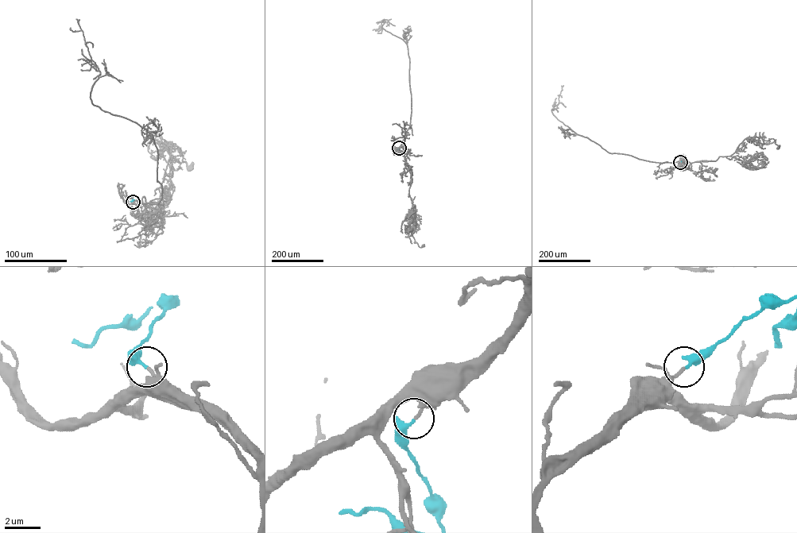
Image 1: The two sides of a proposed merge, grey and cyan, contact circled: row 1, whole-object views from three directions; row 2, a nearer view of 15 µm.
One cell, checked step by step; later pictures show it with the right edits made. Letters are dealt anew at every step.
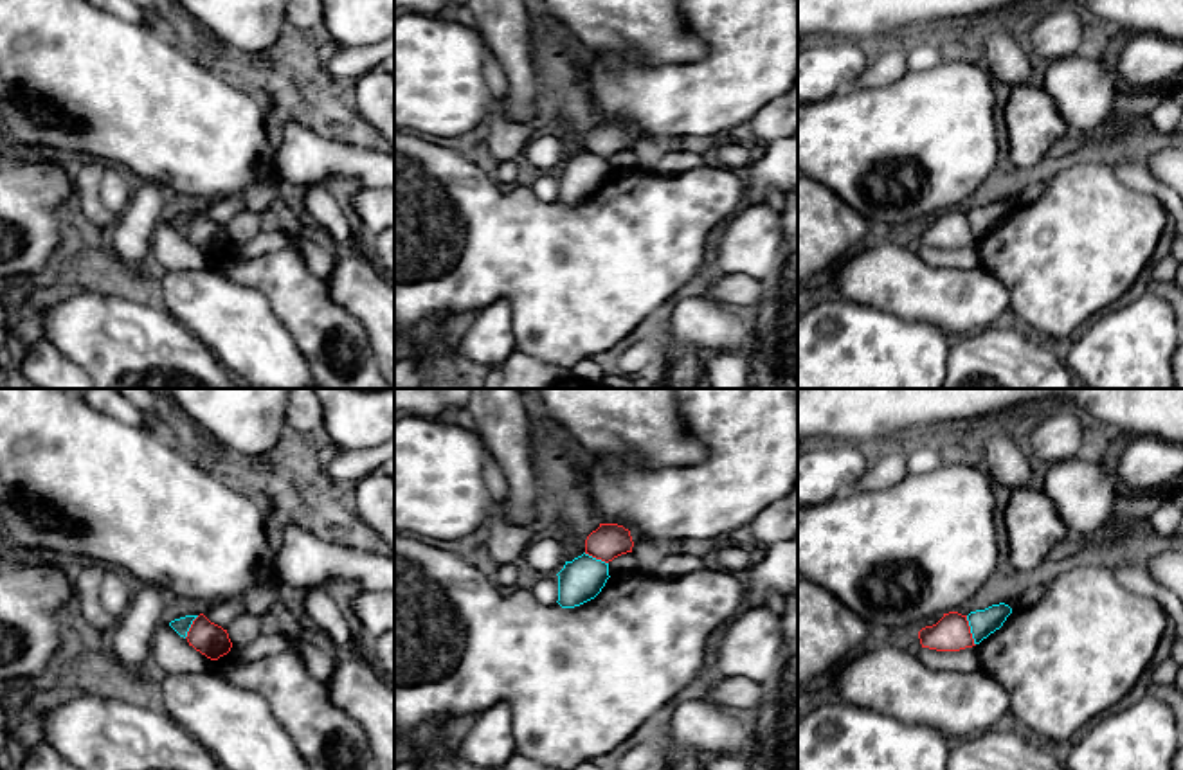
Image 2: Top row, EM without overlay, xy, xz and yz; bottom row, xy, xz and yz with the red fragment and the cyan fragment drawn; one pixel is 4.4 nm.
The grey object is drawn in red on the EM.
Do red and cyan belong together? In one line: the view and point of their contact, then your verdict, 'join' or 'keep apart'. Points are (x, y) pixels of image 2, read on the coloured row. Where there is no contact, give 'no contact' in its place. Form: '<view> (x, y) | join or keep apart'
yz (969, 630) | keep apart

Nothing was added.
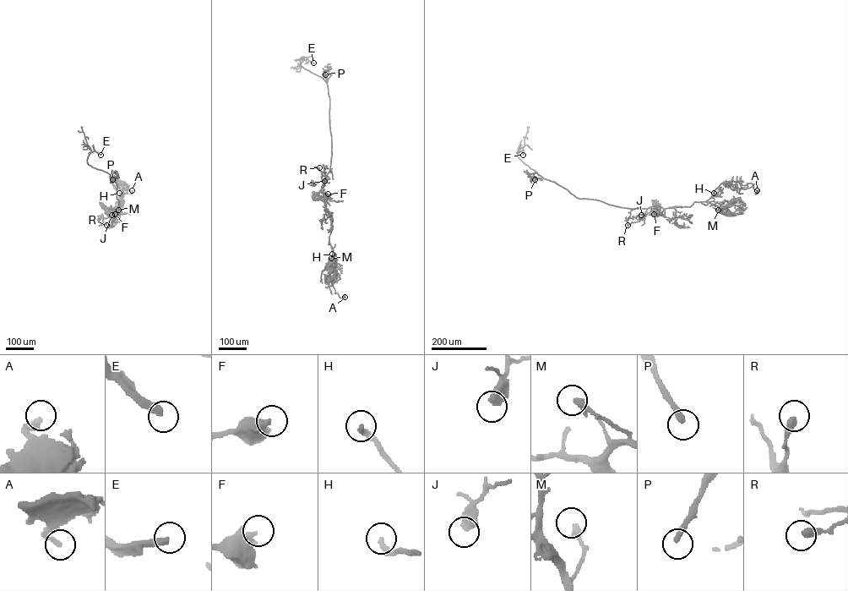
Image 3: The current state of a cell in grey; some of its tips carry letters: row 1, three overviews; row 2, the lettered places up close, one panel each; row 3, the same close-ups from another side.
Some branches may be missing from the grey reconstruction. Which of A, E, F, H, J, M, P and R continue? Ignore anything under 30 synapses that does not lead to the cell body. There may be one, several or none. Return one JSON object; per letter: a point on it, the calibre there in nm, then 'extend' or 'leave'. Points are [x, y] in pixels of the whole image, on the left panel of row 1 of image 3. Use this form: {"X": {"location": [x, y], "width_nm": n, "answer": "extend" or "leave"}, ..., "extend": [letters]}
{"A": {"location": [132, 190], "width_nm": 240, "answer": "leave"}, "E": {"location": [100, 155], "width_nm": 340, "answer": "extend"}, "F": {"location": [115, 214], "width_nm": 440, "answer": "leave"}, "H": {"location": [119, 193], "width_nm": 280, "answer": "leave"}, "J": {"location": [111, 215], "width_nm": 500, "answer": "leave"}, "M": {"location": [118, 210], "width_nm": 320, "answer": "leave"}, "P": {"location": [112, 179], "width_nm": 280, "answer": "extend"}, "R": {"location": [106, 225], "width_nm": 300, "answer": "leave"}, "extend": ["E", "P"]}

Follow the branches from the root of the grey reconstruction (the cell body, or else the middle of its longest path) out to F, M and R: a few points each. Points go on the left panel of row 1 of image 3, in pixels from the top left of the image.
F: (131, 193), (122, 183), (118, 185), (120, 182), (123, 184), (116, 202), (119, 206), (111, 209), (115, 214)
M: (131, 193), (122, 186), (122, 183), (118, 185), (120, 182), (122, 181), (123, 184), (118, 210)
R: (131, 193), (120, 182), (119, 206), (110, 205), (111, 218), (106, 225)

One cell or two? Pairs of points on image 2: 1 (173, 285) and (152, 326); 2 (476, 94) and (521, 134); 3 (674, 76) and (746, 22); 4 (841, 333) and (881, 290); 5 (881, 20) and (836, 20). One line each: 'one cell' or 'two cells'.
1: two cells
2: two cells
3: one cell
4: two cells
5: one cell

